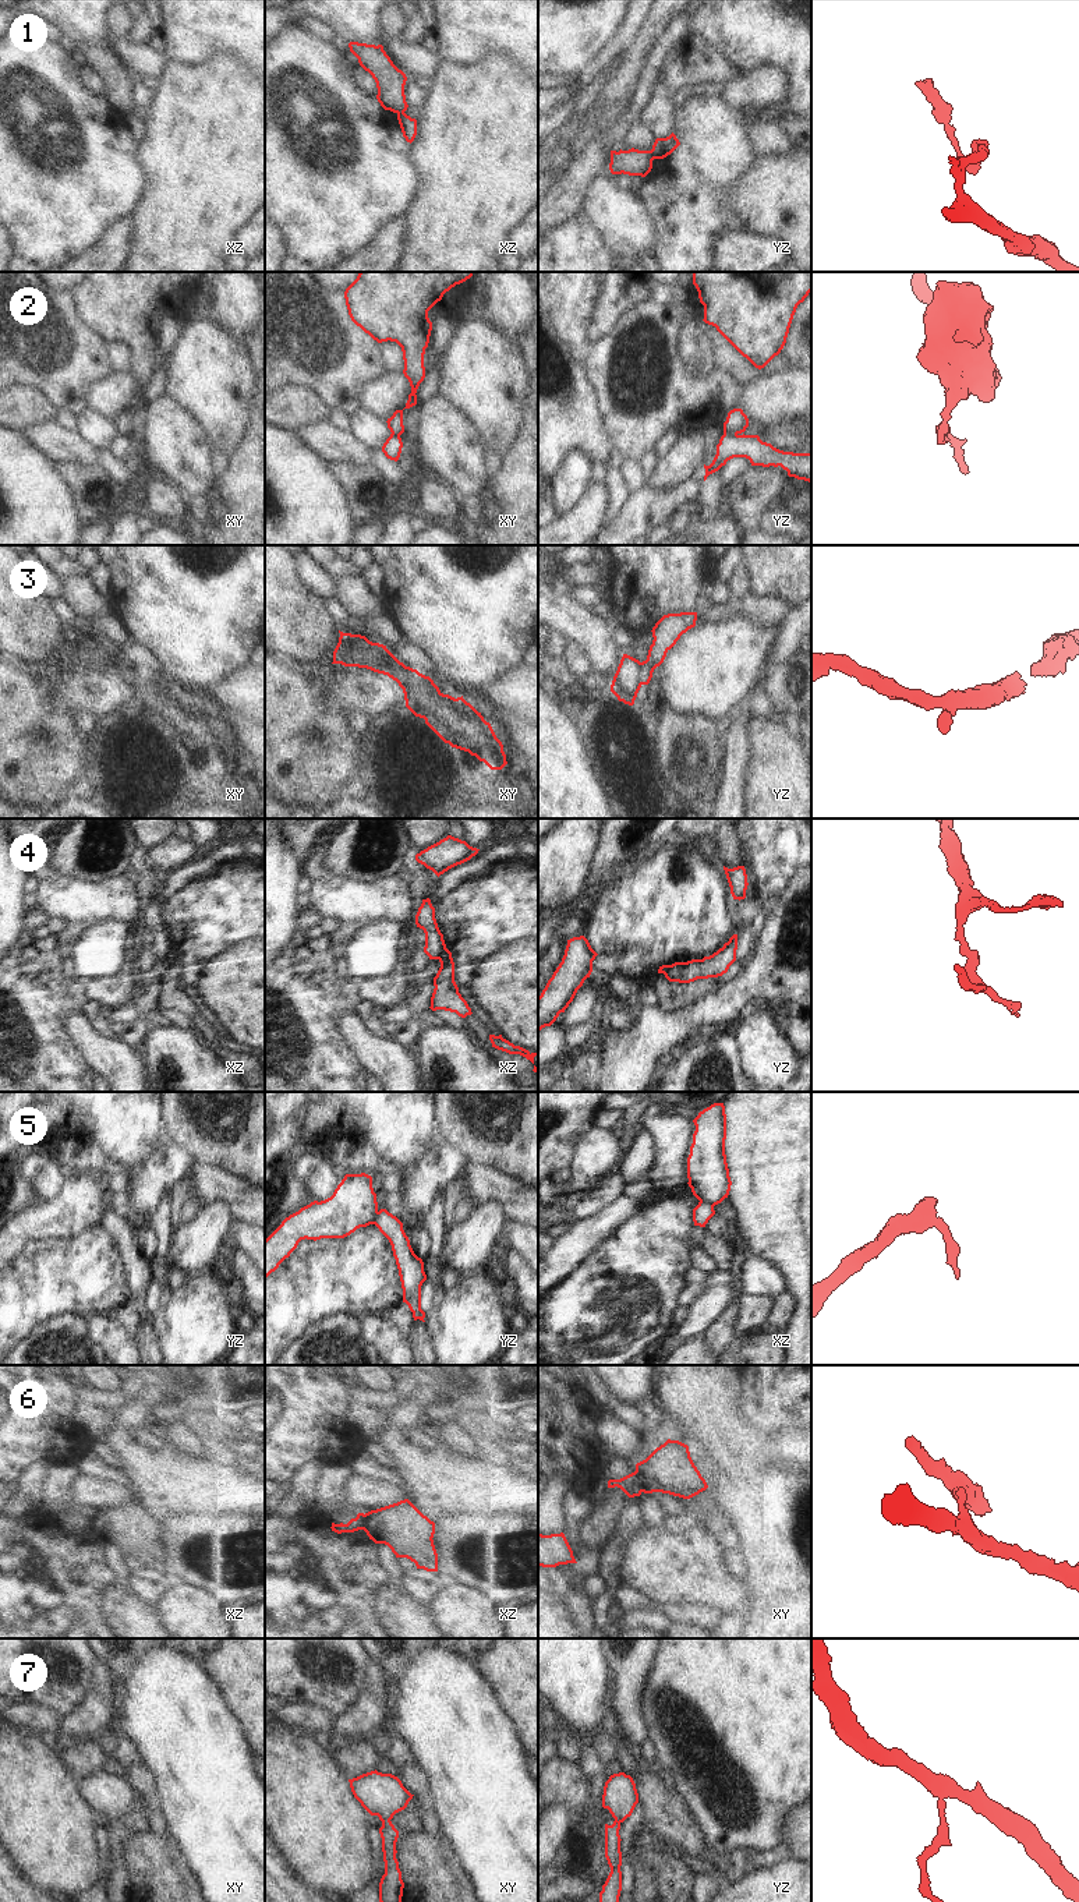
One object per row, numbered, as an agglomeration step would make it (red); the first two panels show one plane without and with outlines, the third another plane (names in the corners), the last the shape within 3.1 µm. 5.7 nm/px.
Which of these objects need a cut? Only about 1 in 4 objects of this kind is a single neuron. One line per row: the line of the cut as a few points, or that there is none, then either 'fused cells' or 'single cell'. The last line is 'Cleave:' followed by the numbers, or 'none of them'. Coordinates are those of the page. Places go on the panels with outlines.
1: cut in yz along (650, 151), (654, 158); fused cells
2: cut in yz along (724, 431), (736, 435); fused cells
3: cut in xy along (403, 664), (393, 672), (393, 678), (398, 682); fused cells
4: cut in xz along (445, 947), (437, 958); fused cells
5: cut in xz along (700, 1199), (714, 1205); fused cells
6: cut in xy along (634, 1471), (643, 1491); fused cells
7: cut in xy along (389, 1819), (382, 1821); fused cells
Cleave: 1, 2, 3, 4, 5, 6, 7

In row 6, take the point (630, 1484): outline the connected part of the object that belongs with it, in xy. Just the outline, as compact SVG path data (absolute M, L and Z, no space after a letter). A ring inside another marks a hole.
M636 1471L620 1479L609 1479L608 1488L615 1488L615 1486L620 1488L629 1498L640 1496L643 1492Z

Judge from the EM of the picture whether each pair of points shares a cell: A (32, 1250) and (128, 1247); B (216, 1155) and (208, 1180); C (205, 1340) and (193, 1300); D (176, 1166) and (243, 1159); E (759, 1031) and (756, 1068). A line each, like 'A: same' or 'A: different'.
A: different
B: different
C: same
D: different
E: same

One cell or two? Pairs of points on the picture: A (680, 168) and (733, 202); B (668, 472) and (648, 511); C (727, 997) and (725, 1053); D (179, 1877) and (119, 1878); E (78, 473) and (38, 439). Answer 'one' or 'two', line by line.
A: two
B: two
C: two
D: two
E: two

